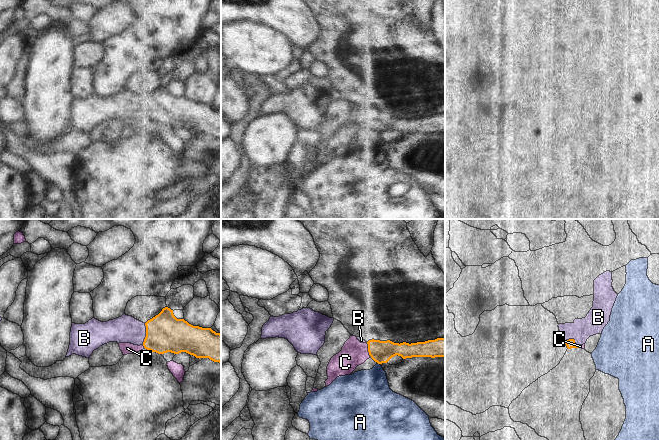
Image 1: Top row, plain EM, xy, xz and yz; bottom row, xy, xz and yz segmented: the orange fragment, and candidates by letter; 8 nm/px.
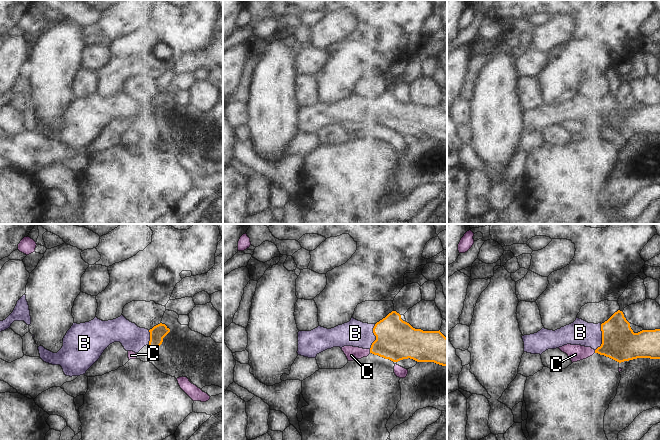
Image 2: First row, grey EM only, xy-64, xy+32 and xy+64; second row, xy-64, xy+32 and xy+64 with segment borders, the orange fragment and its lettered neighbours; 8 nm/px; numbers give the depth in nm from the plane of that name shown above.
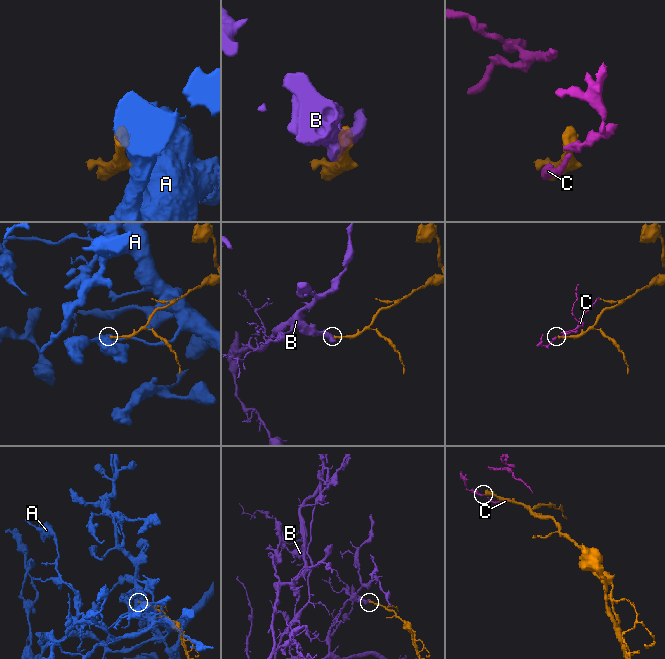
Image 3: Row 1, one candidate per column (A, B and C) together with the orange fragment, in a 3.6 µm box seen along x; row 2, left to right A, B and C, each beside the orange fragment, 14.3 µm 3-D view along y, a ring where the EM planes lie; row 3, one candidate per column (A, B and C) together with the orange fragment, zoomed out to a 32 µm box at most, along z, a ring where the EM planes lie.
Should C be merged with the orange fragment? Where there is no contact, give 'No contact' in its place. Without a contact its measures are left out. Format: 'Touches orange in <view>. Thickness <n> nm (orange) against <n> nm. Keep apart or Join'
Touches orange in xz. Thickness 180 nm (orange) against 200 nm. Keep apart.

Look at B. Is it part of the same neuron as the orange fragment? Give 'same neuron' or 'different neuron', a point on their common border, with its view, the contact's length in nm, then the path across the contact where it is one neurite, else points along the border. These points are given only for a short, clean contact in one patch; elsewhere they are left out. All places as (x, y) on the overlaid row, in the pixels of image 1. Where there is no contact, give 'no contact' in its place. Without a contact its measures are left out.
same neuron | xy (146, 334) | 180 nm | across xy (165, 333), (146, 334), (126, 329)

